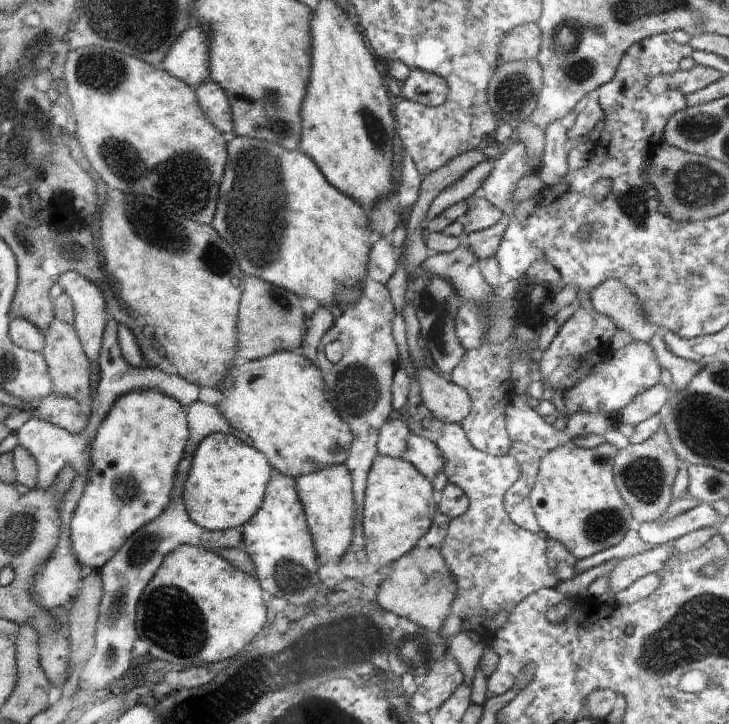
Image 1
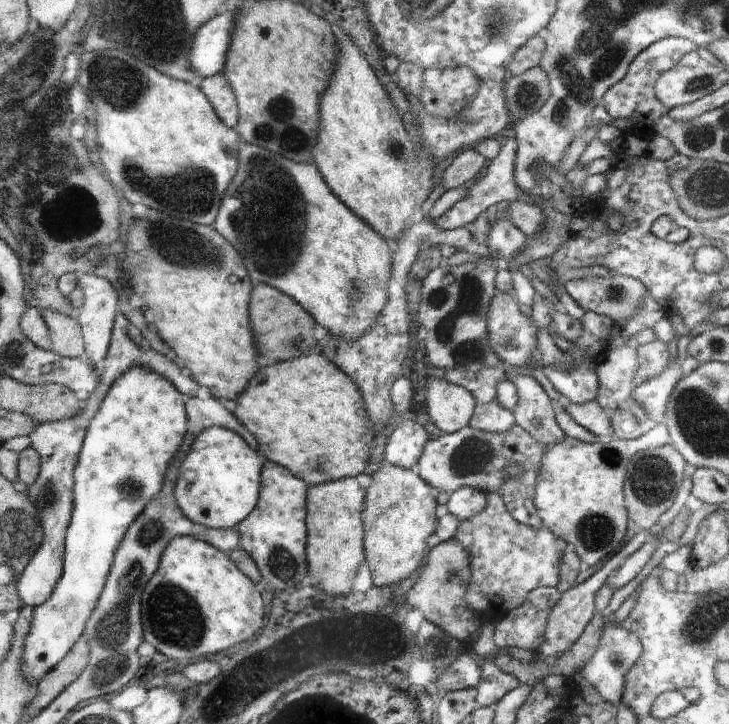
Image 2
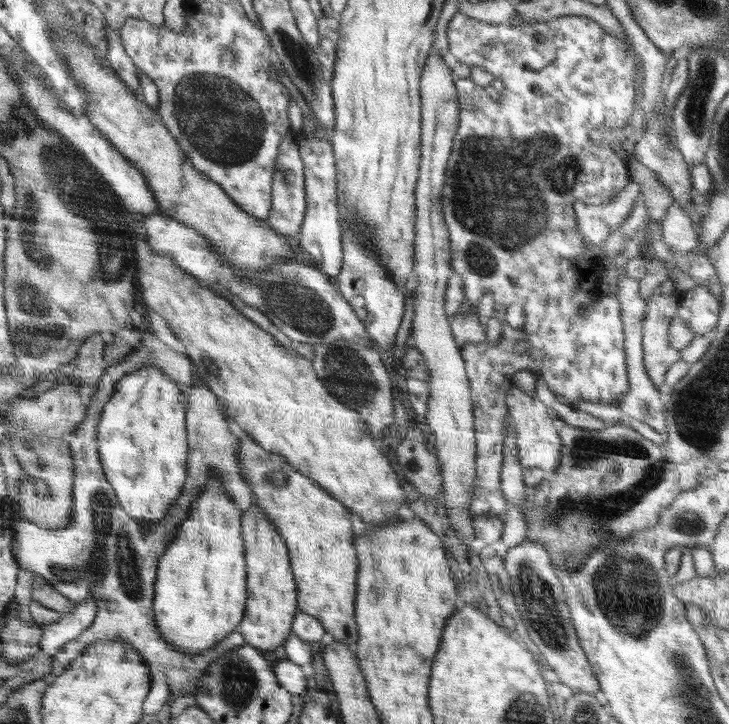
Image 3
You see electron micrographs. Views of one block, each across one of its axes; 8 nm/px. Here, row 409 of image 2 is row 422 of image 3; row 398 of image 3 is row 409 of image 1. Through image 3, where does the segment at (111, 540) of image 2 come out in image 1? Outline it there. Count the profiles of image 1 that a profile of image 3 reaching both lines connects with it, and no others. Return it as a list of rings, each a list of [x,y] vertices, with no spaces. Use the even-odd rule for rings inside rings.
[[[132,390],[122,394],[104,422],[100,424],[90,448],[91,465],[88,468],[86,488],[77,511],[71,520],[70,538],[80,566],[86,570],[102,571],[106,562],[116,554],[122,544],[144,524],[154,522],[170,503],[178,465],[189,438],[186,408],[158,390]]]

